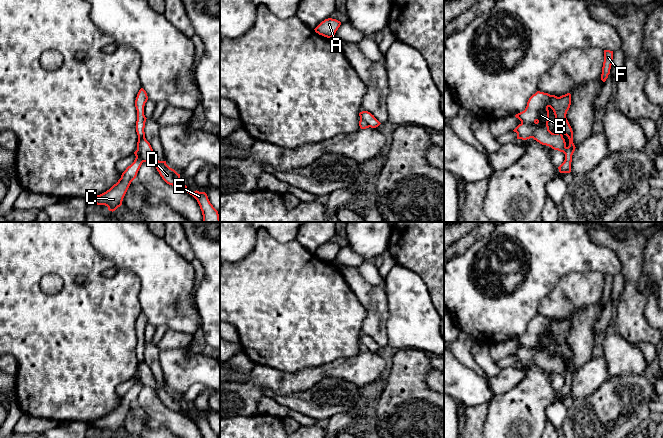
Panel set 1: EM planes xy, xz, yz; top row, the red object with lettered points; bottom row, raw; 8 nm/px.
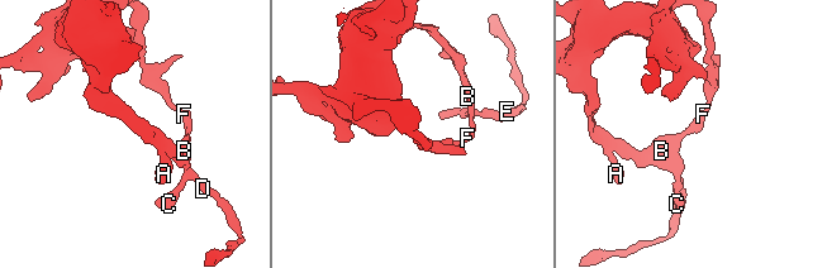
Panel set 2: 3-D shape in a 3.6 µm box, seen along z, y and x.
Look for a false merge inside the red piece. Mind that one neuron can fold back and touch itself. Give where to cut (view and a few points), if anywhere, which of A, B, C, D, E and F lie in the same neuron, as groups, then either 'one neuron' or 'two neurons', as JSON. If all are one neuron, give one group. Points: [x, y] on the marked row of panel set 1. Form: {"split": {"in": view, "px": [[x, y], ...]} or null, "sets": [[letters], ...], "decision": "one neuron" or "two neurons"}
{"split": {"in": "yz", "px": [[547, 106], [544, 106], [538, 112], [536, 120]]}, "sets": [["A", "B", "D", "E"], ["C", "F"]], "decision": "two neurons"}

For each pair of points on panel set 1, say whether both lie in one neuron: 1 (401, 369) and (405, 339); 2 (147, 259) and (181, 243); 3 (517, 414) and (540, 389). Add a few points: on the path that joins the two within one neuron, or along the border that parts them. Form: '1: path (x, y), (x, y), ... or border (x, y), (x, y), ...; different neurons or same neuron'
1: border (399, 349), (419, 349), (424, 352); different neurons
2: border (162, 238), (176, 252), (190, 261); different neurons
3: path (523, 408), (534, 395); same neuron

